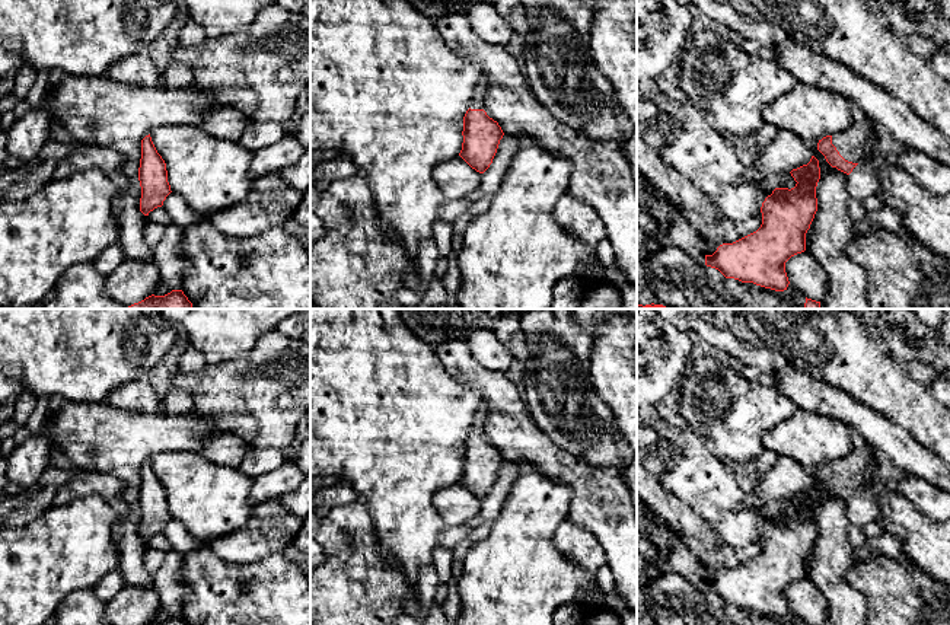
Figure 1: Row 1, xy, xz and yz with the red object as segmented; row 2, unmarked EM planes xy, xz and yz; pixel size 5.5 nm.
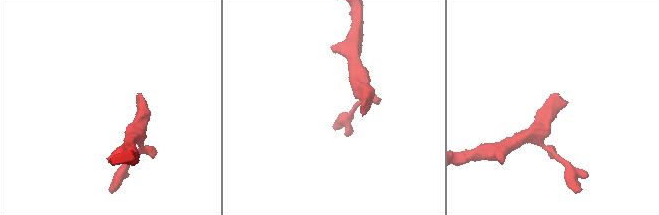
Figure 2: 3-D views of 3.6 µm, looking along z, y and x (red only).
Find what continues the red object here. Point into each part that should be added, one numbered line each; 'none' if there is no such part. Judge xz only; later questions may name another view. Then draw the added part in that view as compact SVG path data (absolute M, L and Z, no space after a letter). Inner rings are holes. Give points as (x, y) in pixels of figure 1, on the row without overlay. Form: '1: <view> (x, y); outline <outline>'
none

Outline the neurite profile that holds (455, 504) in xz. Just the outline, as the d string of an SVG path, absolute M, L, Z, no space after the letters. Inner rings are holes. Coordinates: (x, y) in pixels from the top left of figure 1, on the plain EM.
M460 482L439 490L433 504L446 526L462 526L476 517L481 510L481 500L472 495Z

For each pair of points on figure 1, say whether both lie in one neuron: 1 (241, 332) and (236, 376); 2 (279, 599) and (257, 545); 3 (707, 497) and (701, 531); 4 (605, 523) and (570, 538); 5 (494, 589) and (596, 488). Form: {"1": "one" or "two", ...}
{"1": "two", "2": "two", "3": "two", "4": "two", "5": "two"}

